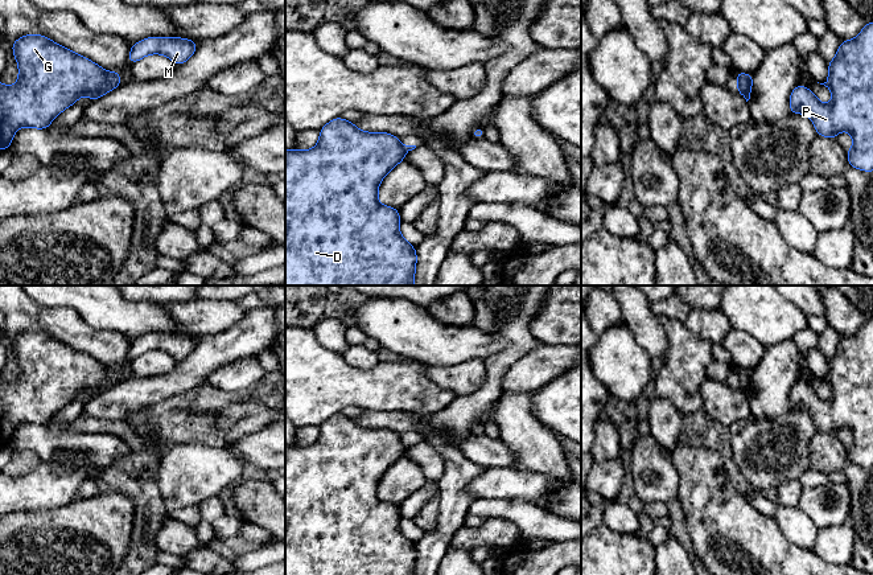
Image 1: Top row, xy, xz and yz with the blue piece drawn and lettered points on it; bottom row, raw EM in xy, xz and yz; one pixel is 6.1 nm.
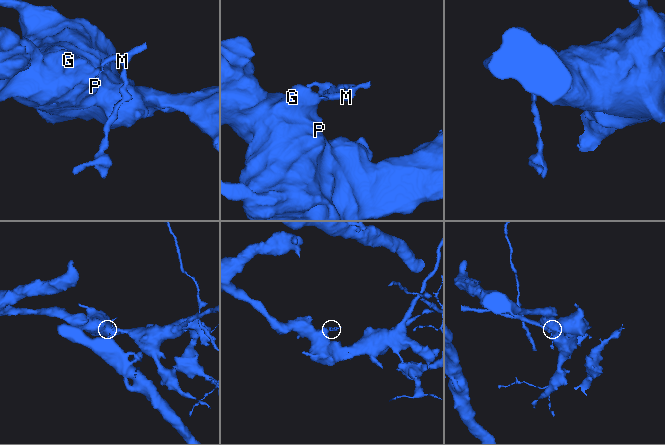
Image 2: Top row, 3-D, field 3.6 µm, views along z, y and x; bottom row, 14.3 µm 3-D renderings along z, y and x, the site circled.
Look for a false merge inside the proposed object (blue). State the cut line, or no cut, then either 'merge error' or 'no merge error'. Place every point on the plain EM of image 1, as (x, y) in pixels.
xy (108, 369), (104, 389) | merge error

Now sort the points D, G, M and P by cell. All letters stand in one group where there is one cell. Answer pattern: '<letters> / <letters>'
D G P / M

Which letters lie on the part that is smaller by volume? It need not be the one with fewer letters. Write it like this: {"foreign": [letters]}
{"foreign": ["M"]}

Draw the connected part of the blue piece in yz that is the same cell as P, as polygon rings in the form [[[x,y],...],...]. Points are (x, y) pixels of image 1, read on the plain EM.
[[[873,317],[853,336],[841,337],[835,354],[828,360],[828,377],[820,381],[832,389],[832,399],[823,401],[806,382],[796,381],[790,390],[790,408],[811,414],[818,432],[836,435],[840,427],[852,431],[853,441],[847,448],[848,461],[864,468],[873,467]]]

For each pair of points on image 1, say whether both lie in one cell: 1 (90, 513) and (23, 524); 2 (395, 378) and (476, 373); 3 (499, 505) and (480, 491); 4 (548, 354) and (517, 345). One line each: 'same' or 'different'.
1: same
2: different
3: different
4: different

